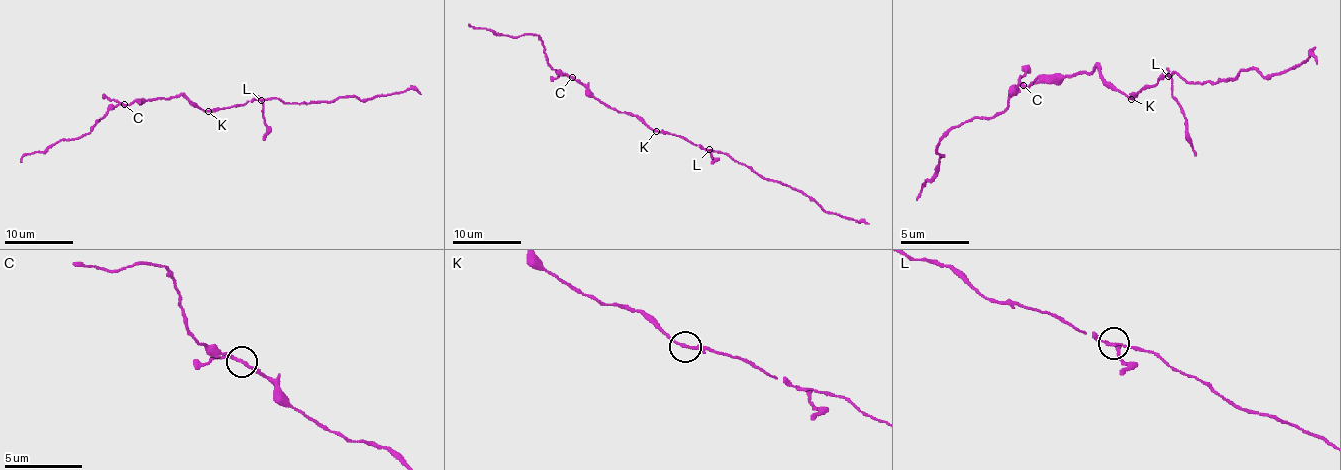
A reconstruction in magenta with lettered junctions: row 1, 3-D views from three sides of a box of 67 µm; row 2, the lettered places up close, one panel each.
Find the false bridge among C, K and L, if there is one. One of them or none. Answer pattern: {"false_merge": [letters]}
{"false_merge": ["L"]}

